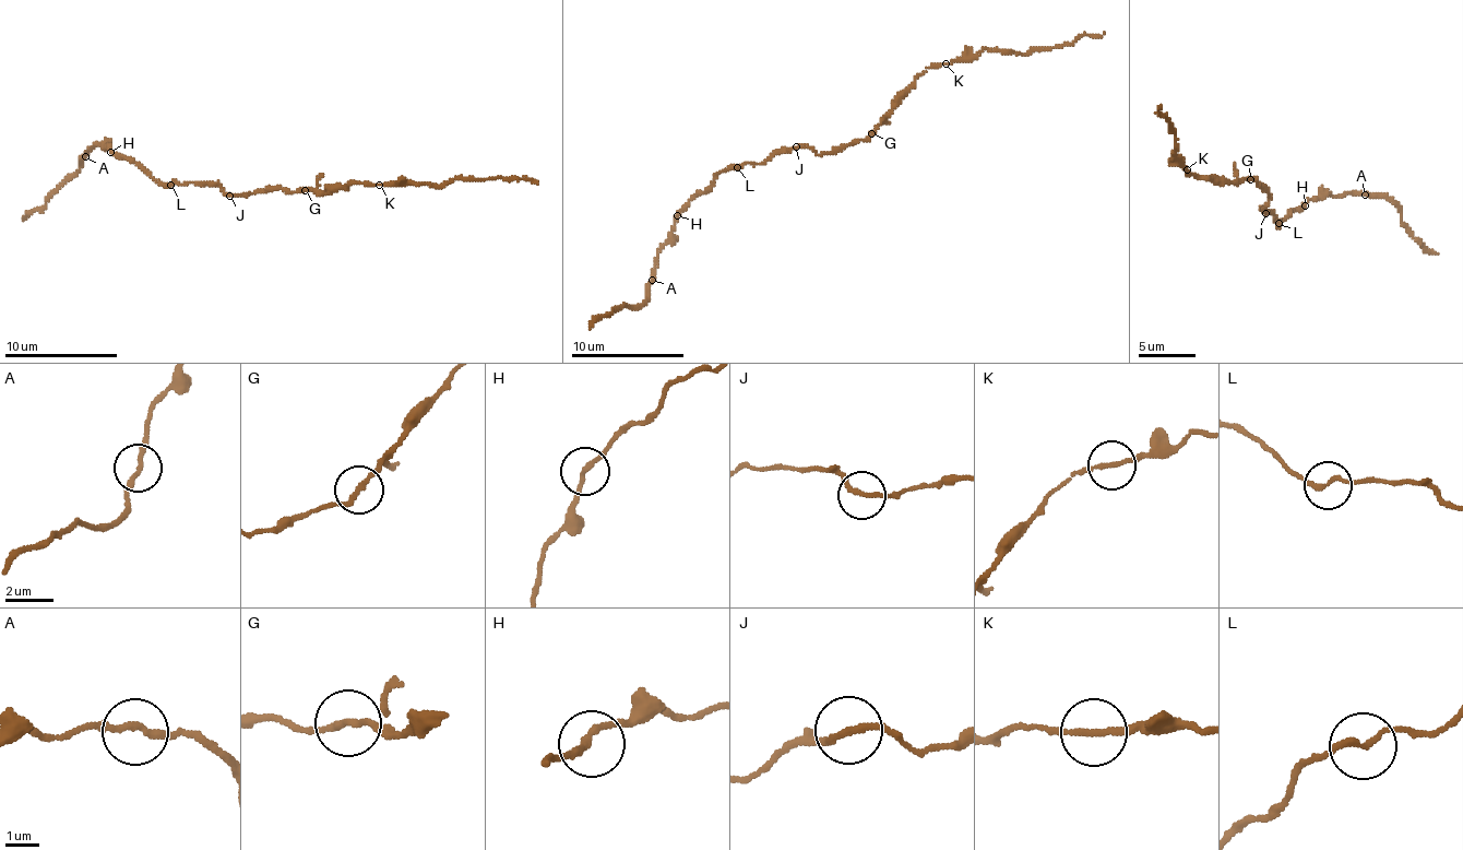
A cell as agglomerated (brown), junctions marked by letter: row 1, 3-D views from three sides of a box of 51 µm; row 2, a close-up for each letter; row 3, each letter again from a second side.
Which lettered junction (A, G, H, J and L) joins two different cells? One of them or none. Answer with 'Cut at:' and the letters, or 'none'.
Cut at: G

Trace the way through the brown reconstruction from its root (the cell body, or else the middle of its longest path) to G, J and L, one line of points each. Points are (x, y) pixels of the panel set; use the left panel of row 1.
G: (244, 196), (281, 188), (292, 192), (306, 189)
J: (244, 196), (229, 196)
L: (244, 196), (229, 196), (218, 186), (195, 183), (170, 185)

